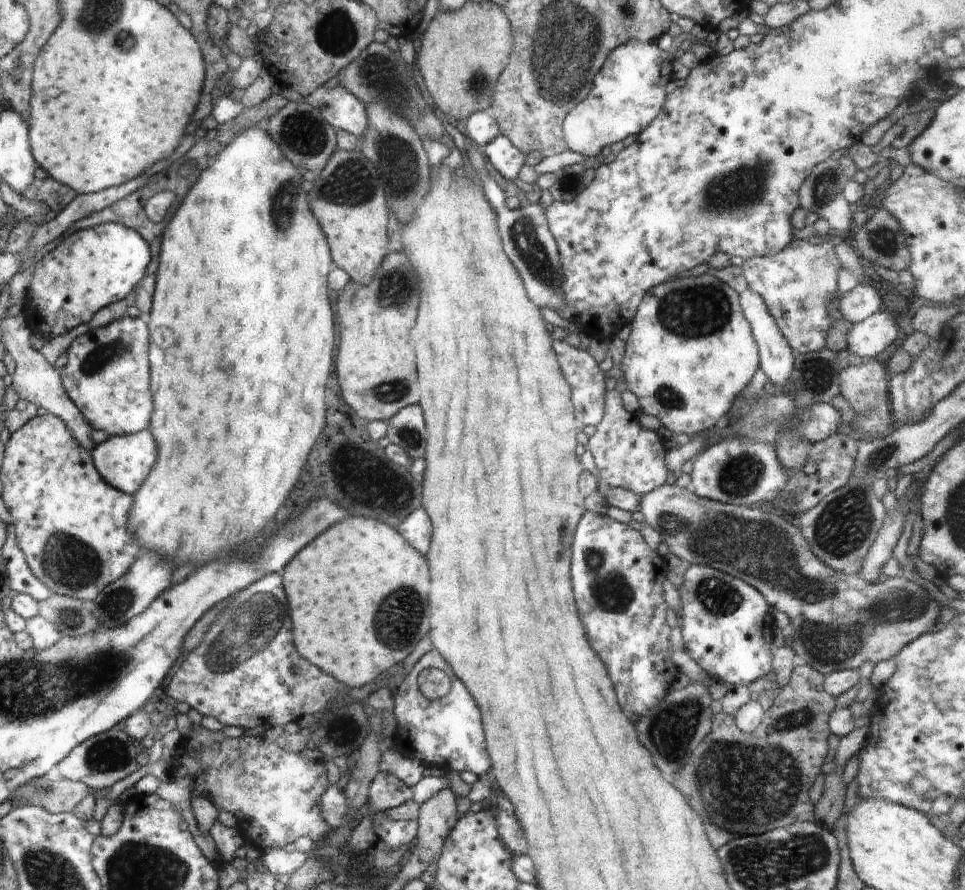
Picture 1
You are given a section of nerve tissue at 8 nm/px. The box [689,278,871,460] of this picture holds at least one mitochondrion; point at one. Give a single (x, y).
(815, 374)

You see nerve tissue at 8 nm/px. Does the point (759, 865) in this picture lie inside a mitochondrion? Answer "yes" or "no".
yes

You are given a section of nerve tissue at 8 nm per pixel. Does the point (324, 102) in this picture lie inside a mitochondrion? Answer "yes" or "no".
yes

